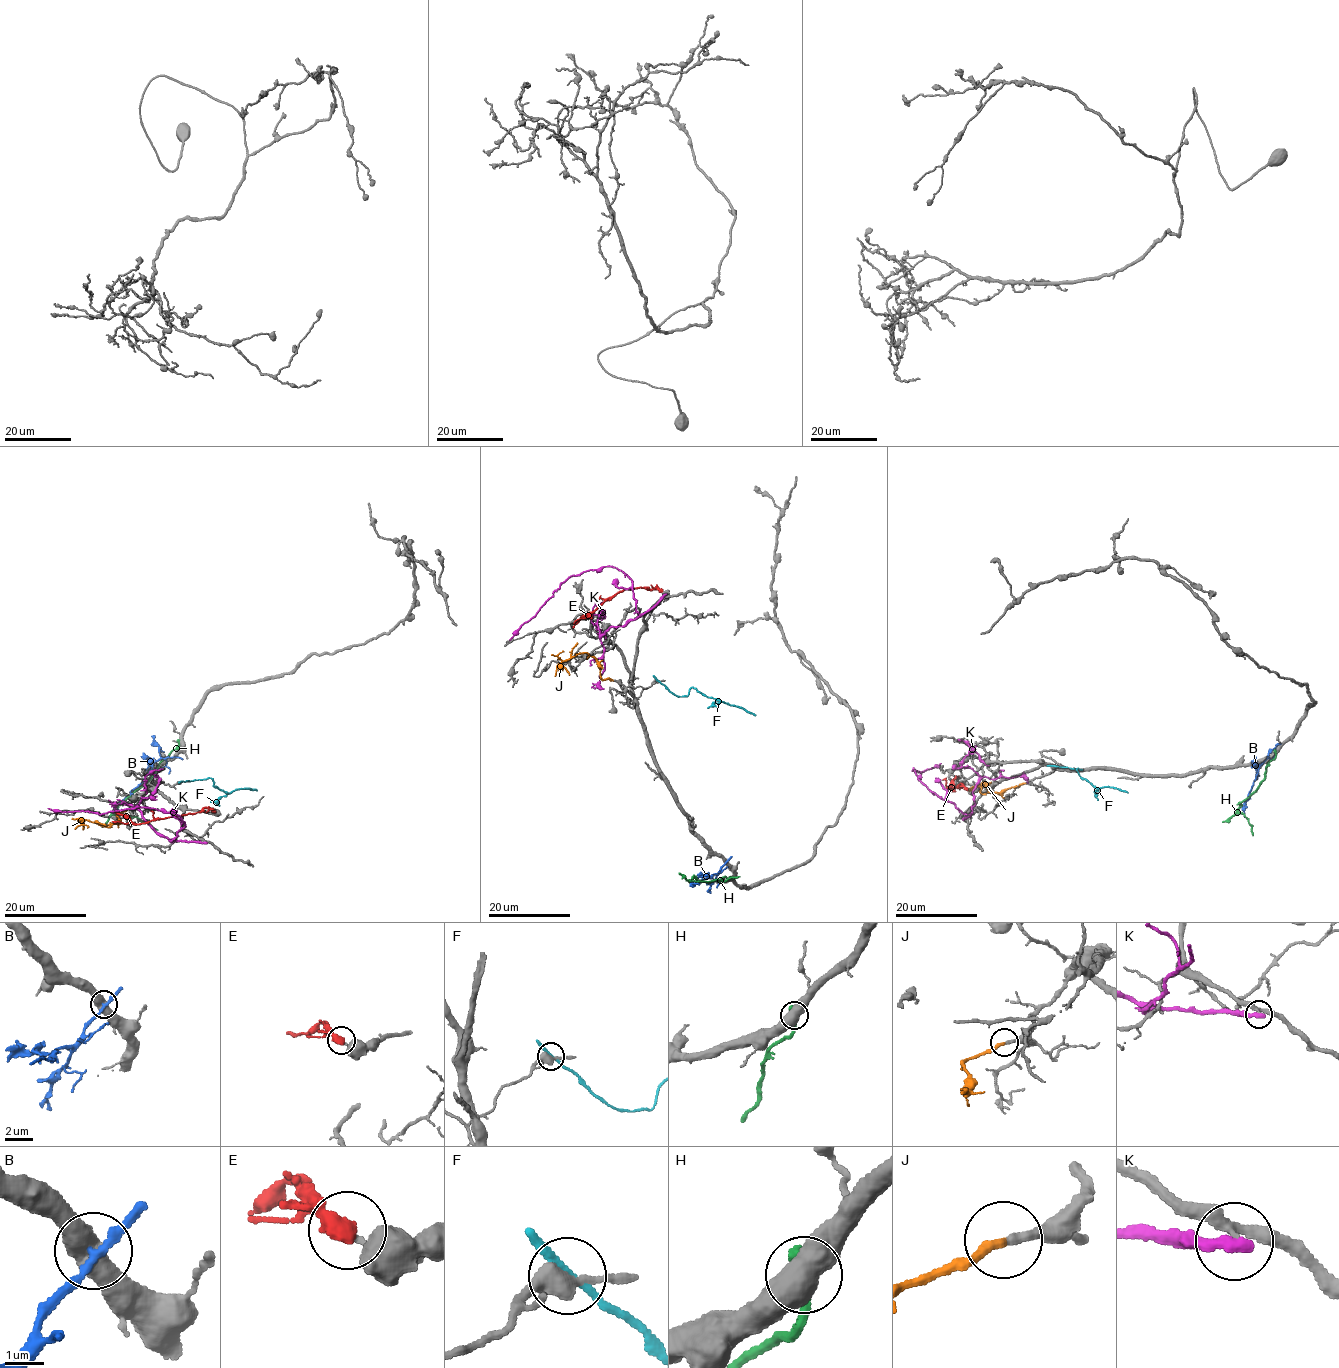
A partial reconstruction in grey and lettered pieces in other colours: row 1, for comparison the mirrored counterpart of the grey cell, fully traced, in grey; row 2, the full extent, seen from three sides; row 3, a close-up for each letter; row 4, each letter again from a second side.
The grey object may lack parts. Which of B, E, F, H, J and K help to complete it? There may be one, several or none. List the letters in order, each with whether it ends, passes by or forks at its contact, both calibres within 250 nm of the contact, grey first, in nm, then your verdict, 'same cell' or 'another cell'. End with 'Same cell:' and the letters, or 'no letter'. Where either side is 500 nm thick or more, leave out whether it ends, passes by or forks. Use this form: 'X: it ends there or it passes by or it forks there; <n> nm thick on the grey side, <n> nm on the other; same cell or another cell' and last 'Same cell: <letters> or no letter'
B: 550 nm thick on the grey side, 200 nm on the other; another cell
E: it passes by; 120 nm thick on the grey side, 400 nm on the other; another cell
F: it passes by; 400 nm thick on the grey side, 200 nm on the other; another cell
H: it ends there; 420 nm thick on the grey side, 440 nm on the other; another cell
J: it ends there; 240 nm thick on the grey side, 240 nm on the other; same cell
K: it ends there; 190 nm thick on the grey side, 400 nm on the other; another cell
Same cell: J

